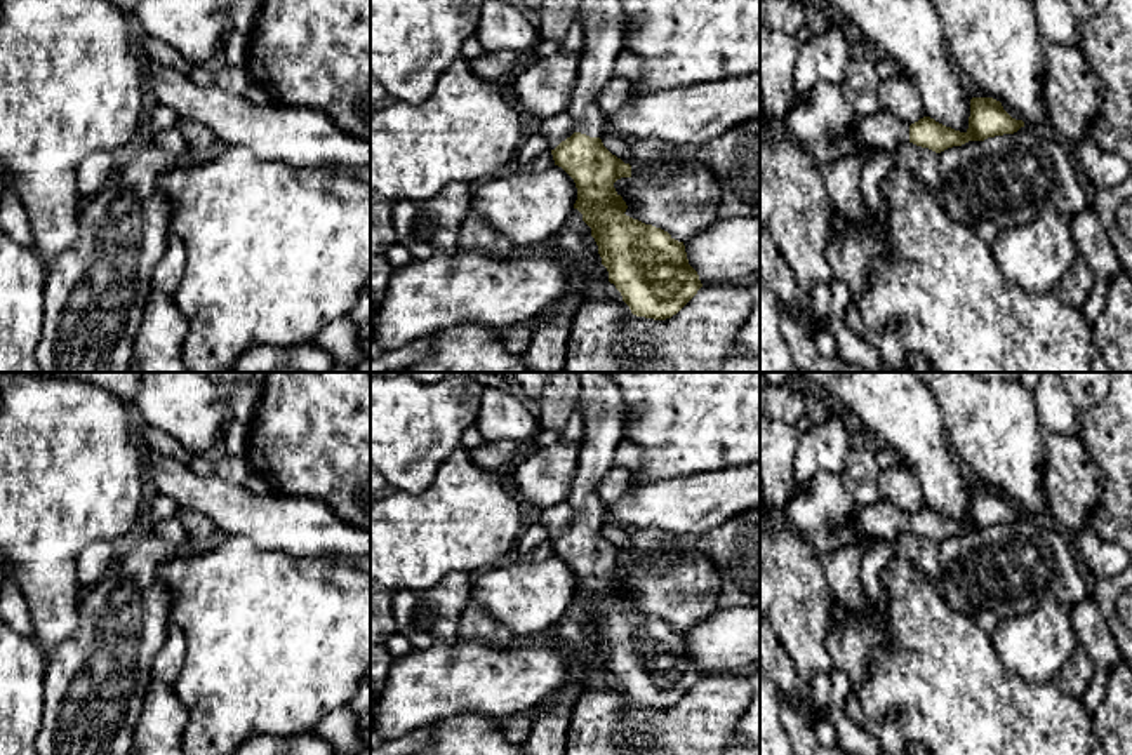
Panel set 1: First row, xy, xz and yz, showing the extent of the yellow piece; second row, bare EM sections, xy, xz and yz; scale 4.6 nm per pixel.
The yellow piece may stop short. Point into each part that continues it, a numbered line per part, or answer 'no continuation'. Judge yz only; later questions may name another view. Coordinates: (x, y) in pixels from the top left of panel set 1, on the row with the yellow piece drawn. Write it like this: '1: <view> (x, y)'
1: yz (884, 131)

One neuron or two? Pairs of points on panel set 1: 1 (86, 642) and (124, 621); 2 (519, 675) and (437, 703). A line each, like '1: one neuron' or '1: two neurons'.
1: one neuron
2: one neuron

